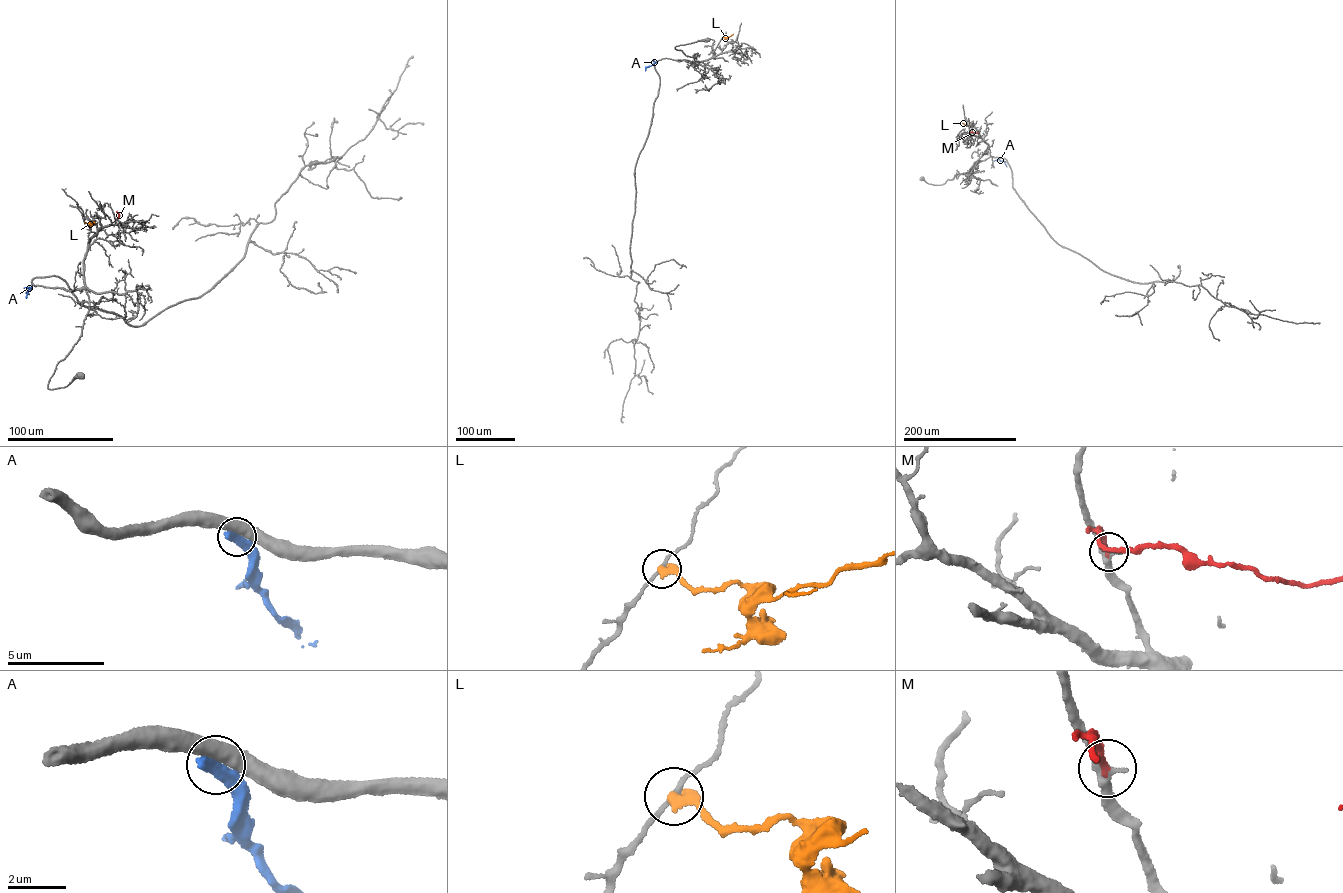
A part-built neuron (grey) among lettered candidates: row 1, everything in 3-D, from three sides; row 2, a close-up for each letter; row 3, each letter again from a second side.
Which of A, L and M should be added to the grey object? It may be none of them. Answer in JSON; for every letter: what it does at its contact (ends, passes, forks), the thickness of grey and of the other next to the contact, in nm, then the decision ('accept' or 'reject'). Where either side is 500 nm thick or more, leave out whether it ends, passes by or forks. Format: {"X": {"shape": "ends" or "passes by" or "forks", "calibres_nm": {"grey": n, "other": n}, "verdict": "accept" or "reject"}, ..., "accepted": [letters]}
{"A": {"shape": "ends", "calibres_nm": {"grey": 480, "other": 480}, "verdict": "reject"}, "L": {"shape": "ends", "calibres_nm": {"grey": 170, "other": 300}, "verdict": "reject"}, "M": {"shape": "ends", "calibres_nm": {"grey": 240, "other": 240}, "verdict": "accept"}, "accepted": ["M"]}

